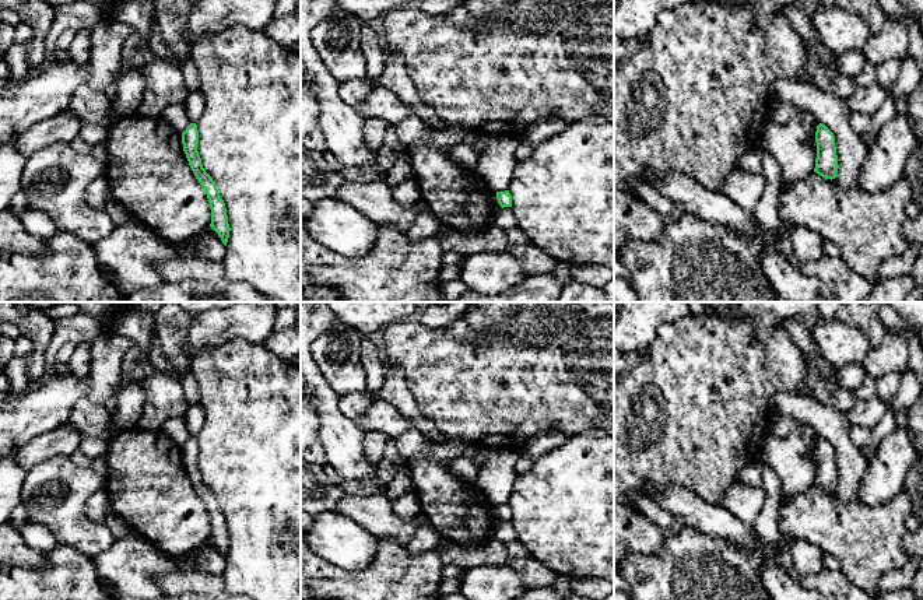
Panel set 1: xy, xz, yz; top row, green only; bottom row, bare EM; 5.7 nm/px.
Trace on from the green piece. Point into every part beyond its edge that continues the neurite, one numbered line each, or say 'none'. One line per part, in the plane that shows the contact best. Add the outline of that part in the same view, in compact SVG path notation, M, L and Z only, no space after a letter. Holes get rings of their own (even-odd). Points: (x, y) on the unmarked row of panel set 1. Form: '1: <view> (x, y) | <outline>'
none

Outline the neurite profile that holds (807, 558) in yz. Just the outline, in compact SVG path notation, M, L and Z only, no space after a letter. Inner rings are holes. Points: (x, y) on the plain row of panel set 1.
M792 538L789 541L789 552L799 578L820 573L824 569L822 550L804 540Z

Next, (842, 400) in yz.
M839 387L829 396L828 404L838 411L847 413L856 400L857 399L853 392Z

